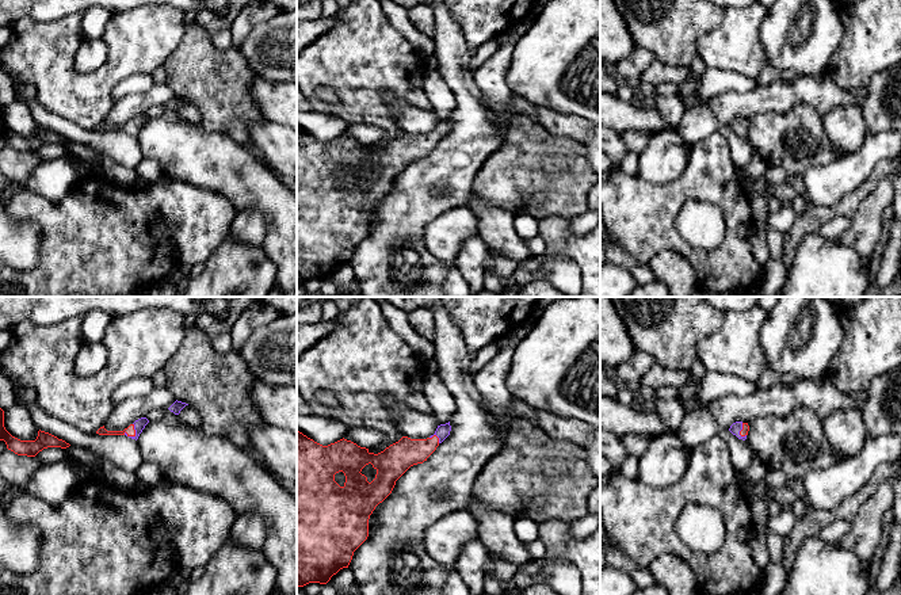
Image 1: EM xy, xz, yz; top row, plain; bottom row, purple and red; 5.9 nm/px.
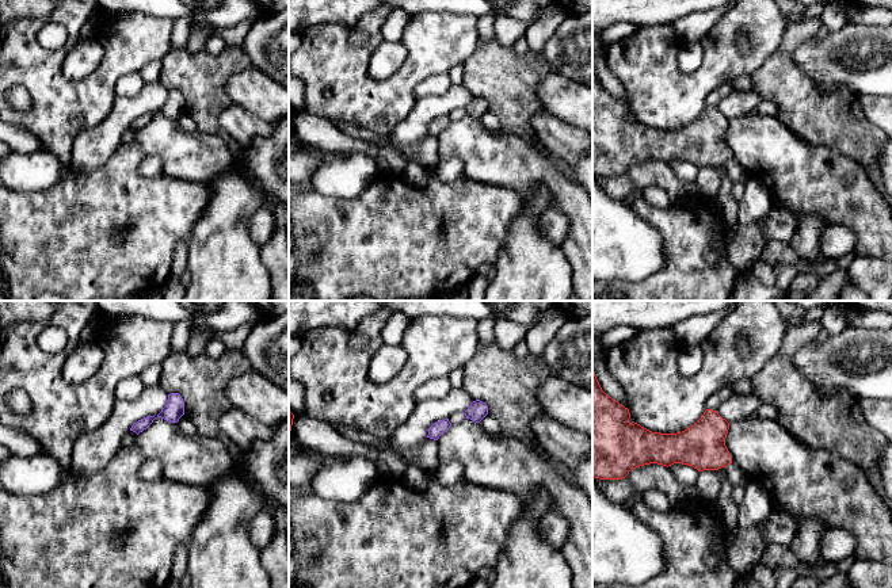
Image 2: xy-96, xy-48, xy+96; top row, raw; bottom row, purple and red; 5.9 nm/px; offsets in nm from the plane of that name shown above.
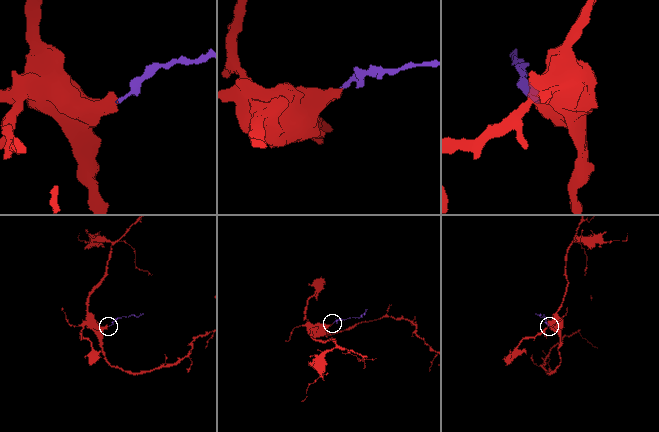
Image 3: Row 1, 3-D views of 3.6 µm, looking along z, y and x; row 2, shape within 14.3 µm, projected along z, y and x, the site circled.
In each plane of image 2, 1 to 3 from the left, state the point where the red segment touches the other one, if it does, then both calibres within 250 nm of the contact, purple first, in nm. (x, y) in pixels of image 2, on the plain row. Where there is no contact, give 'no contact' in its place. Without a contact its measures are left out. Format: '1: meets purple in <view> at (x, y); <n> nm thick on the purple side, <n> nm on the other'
1: no contact
2: no contact
3: no contact

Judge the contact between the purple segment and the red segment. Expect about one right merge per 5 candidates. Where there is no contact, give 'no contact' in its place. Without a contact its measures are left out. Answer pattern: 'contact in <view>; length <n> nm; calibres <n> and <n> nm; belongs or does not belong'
contact in xy; length 90 nm; calibres 70 and 60 nm; belongs

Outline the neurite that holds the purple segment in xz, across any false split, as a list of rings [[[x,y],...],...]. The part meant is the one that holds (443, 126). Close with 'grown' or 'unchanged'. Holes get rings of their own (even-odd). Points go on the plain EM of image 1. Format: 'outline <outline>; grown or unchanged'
outline [[[448,118],[427,136],[402,133],[374,150],[344,134],[322,142],[297,126],[297,285],[309,279],[327,281],[340,266],[348,264],[354,248],[369,233],[369,216],[375,203],[411,163],[427,157],[450,127]],[[369,160],[377,167],[371,179],[360,169]],[[339,168],[345,172],[343,183],[335,178]]]; grown

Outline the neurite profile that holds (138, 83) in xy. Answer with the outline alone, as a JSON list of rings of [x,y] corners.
[[[137,73],[123,79],[118,83],[112,89],[112,99],[118,102],[123,96],[129,94],[141,94],[154,85],[152,75],[148,73]]]

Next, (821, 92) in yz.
[[[828,73],[821,76],[797,75],[789,83],[775,81],[770,85],[757,85],[745,94],[717,95],[707,104],[717,119],[729,127],[736,118],[749,119],[763,112],[783,112],[797,103],[806,103],[821,115],[837,106],[862,107],[867,92],[867,85],[854,89],[840,88]]]

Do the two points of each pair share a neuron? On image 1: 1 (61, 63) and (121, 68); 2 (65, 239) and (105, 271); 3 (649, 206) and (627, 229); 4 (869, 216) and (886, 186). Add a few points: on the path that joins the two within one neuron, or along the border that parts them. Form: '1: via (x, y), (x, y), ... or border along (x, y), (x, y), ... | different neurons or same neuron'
1: via (73, 79), (105, 79) | same neuron
2: via (75, 241), (95, 262) | same neuron
3: via (644, 212), (633, 224) | same neuron
4: via (871, 209), (884, 193) | same neuron

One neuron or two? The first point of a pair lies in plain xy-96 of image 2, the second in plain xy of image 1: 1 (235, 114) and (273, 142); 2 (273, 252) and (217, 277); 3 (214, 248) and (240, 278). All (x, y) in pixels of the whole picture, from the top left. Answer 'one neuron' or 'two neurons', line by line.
1: one neuron
2: two neurons
3: one neuron

